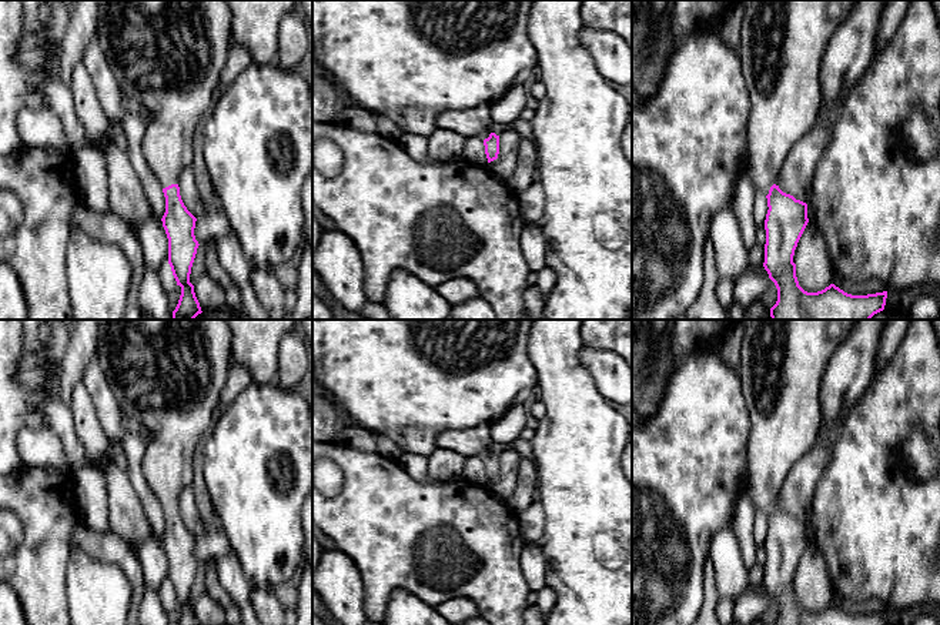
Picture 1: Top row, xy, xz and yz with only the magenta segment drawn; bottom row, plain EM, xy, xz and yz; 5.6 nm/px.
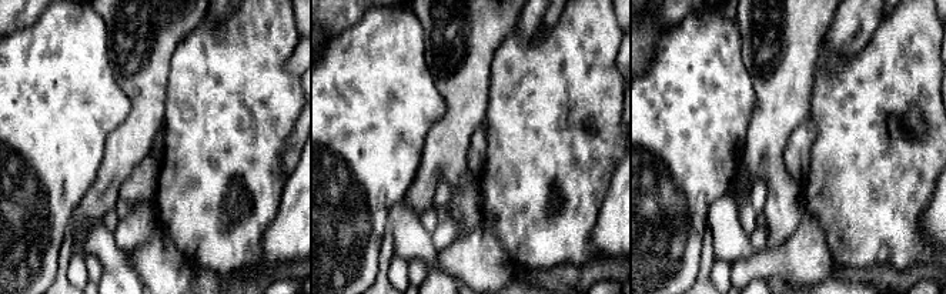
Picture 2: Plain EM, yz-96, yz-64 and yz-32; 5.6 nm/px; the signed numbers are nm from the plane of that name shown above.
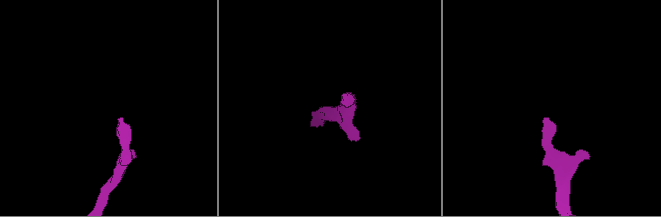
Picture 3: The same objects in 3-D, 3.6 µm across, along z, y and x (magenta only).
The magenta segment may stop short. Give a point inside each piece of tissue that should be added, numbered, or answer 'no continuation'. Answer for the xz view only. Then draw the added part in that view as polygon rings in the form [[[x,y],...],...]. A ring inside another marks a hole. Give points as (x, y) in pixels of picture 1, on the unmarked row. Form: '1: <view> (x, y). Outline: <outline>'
1: xz (475, 441). Outline: [[[479,424],[462,431],[444,431],[436,437],[436,447],[462,454],[466,458],[478,455],[485,459],[491,452],[499,455],[491,438],[491,424]]]

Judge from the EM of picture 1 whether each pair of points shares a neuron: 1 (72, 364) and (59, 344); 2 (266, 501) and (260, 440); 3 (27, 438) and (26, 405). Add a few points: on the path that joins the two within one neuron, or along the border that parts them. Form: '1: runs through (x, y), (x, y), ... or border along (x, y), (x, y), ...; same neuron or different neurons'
1: border along (69, 334), (59, 371); different neurons
2: runs through (260, 485), (260, 455); same neuron
3: border along (46, 424), (24, 425), (19, 431), (19, 457); different neurons

